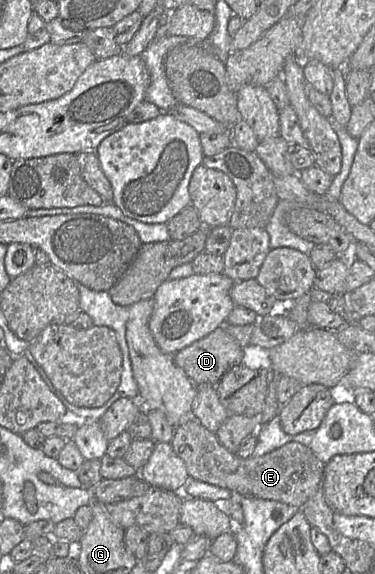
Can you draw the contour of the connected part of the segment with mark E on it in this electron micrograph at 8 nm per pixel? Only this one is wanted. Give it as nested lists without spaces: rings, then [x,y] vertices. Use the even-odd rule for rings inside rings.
[[[191,417],[175,427],[170,444],[175,454],[184,461],[190,478],[226,488],[243,496],[274,500],[300,510],[321,487],[325,464],[310,448],[295,441],[259,457],[250,455],[241,458],[229,452],[219,442],[216,434]]]

